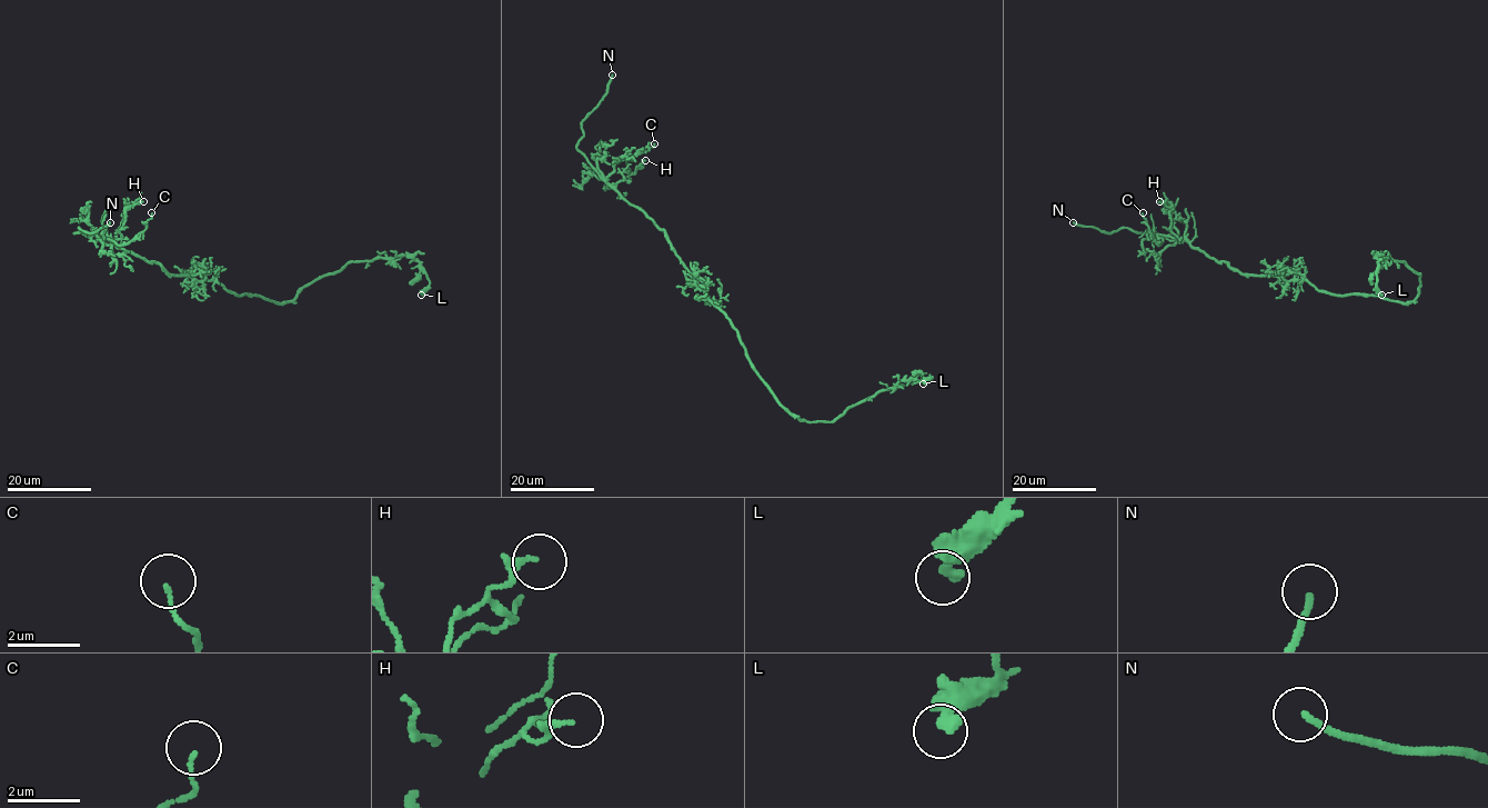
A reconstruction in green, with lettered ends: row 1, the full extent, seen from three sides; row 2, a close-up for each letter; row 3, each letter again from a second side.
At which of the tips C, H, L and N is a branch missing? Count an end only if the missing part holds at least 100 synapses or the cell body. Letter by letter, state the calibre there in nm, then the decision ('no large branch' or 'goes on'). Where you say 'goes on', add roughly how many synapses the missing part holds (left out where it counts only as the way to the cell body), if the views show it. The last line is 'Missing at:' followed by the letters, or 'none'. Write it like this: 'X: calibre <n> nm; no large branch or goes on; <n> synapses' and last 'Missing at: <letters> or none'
C: calibre 90 nm; no large branch
H: calibre 220 nm; no large branch
L: calibre 320 nm; no large branch
N: calibre 170 nm; goes on
Missing at: N

